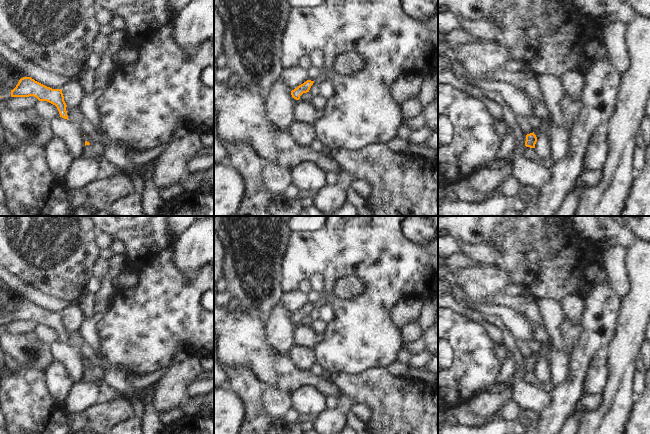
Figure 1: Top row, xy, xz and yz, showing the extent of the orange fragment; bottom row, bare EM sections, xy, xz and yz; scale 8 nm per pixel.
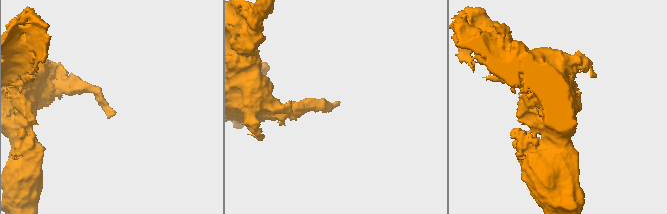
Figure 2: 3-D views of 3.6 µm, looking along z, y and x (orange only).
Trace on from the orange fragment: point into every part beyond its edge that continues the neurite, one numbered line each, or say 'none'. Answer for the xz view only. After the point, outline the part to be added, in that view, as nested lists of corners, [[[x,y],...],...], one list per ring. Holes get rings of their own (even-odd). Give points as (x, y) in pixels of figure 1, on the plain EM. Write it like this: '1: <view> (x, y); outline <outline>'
none

